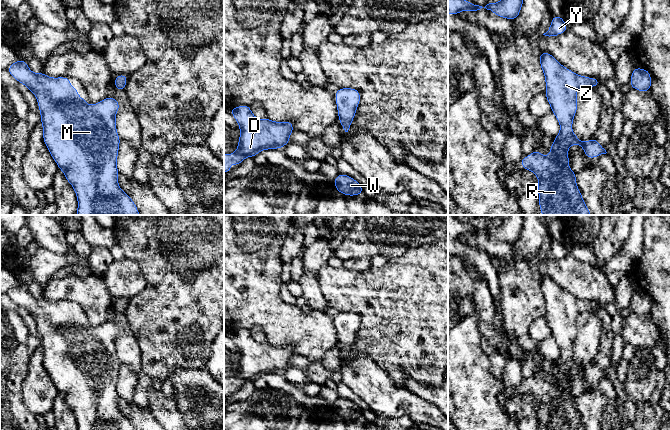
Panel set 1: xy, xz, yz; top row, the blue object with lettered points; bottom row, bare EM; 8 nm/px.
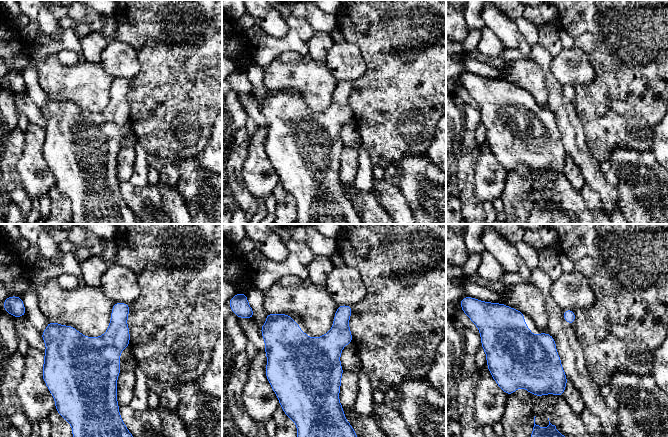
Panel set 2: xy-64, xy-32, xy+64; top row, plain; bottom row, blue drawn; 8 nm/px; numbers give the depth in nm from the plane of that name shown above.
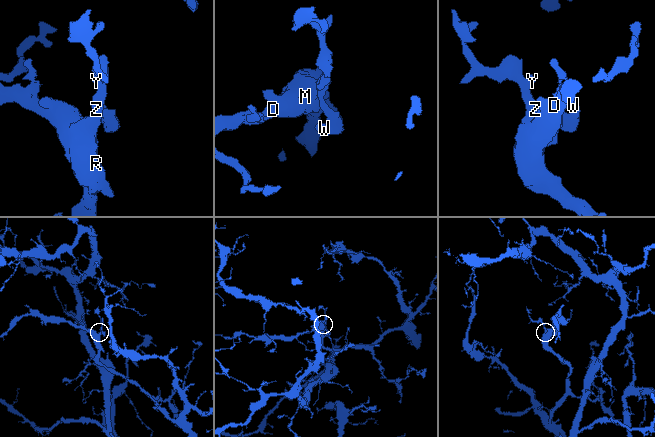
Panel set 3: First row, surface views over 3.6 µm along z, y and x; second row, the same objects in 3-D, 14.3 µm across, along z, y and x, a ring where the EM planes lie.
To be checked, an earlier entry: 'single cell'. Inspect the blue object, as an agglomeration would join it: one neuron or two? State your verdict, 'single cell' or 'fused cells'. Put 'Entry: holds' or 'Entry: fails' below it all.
single cell
Entry: holds

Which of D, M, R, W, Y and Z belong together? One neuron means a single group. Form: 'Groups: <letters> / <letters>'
Groups: D M R W Y Z

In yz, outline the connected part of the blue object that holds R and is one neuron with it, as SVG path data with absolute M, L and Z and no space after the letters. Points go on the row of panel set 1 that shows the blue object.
M541 51L539 62L545 75L546 99L560 124L560 133L554 136L549 156L534 150L520 164L523 170L530 170L538 177L542 215L592 215L576 185L577 173L569 168L567 151L571 145L578 144L589 159L607 153L595 137L583 142L572 130L578 109L577 91L598 87L601 80L577 75L548 52Z

